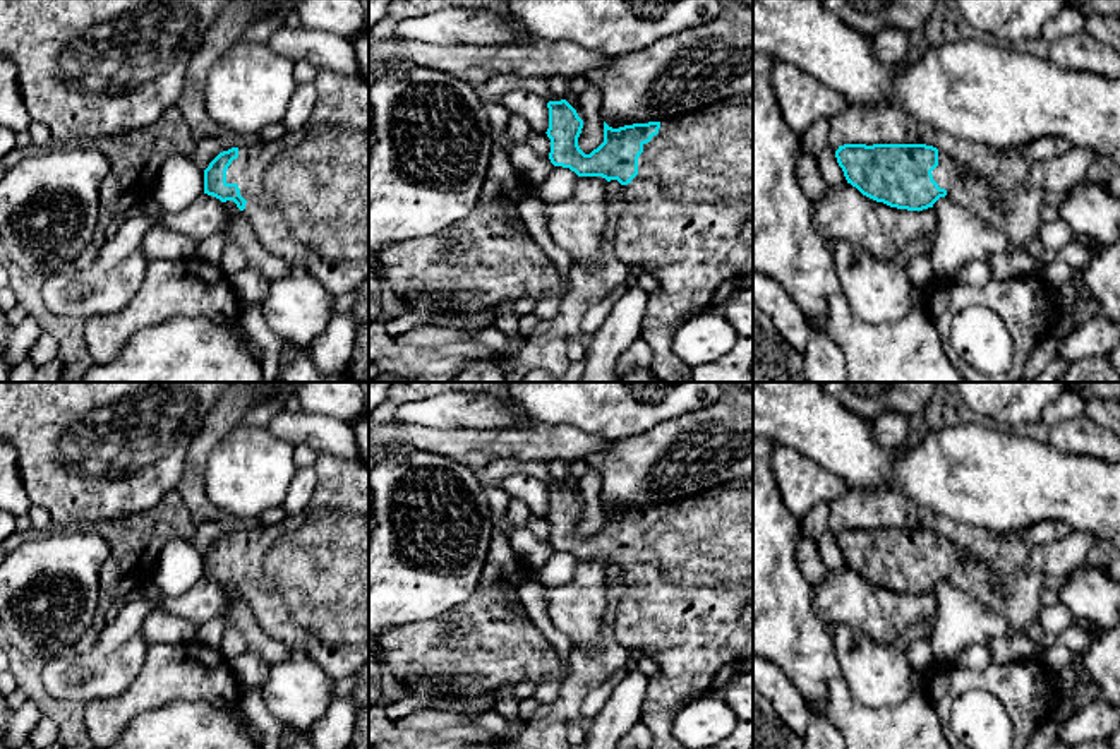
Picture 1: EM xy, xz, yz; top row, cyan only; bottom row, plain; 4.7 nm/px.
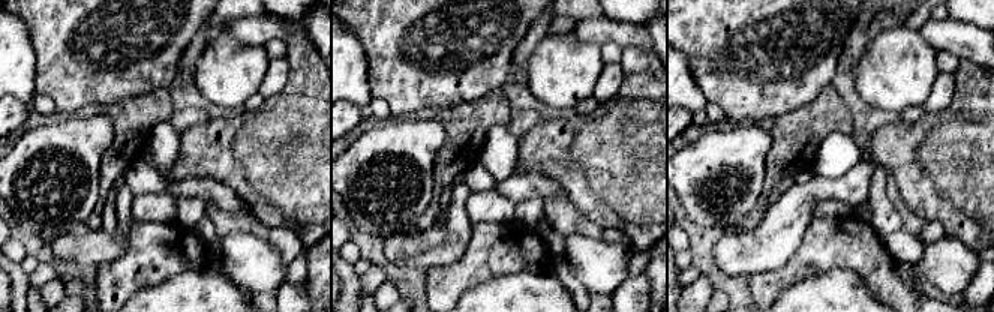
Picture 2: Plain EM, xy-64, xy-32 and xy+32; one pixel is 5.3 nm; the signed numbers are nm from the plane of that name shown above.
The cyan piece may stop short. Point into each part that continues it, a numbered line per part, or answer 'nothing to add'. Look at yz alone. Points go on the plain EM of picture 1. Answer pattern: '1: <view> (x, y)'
1: yz (947, 556)

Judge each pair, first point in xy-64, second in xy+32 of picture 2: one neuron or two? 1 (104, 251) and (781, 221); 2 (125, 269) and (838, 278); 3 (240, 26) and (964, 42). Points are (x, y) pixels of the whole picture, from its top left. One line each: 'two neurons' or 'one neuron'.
1: one neuron
2: two neurons
3: one neuron

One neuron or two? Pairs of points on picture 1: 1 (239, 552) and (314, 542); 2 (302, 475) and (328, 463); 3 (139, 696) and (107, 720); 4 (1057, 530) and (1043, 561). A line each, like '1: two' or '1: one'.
1: one
2: two
3: one
4: two

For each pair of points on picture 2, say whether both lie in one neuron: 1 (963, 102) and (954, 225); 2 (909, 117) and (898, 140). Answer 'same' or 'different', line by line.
1: same
2: different

